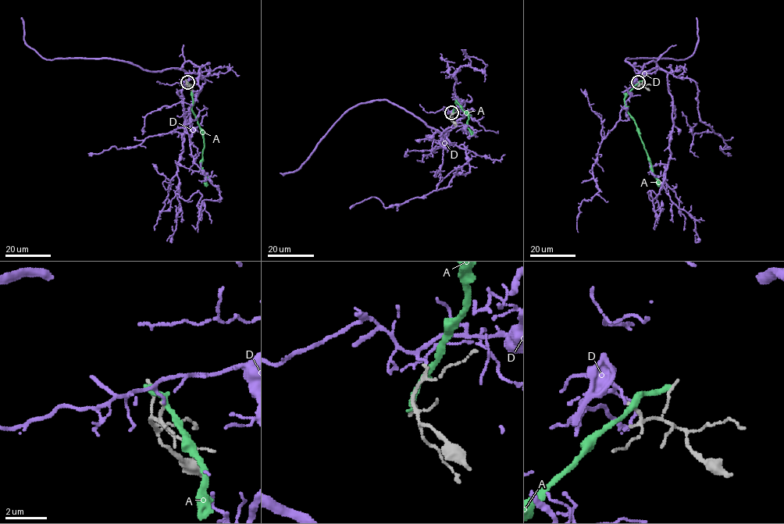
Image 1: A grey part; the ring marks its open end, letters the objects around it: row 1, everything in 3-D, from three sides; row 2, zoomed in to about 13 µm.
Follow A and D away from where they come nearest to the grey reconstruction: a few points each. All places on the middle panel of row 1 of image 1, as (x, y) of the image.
A: (450, 118), (457, 98), (468, 115), (465, 126), (471, 134)
D: (451, 112), (461, 109), (464, 117), (441, 134), (386, 100), (358, 104), (336, 121), (301, 165), (280, 172)

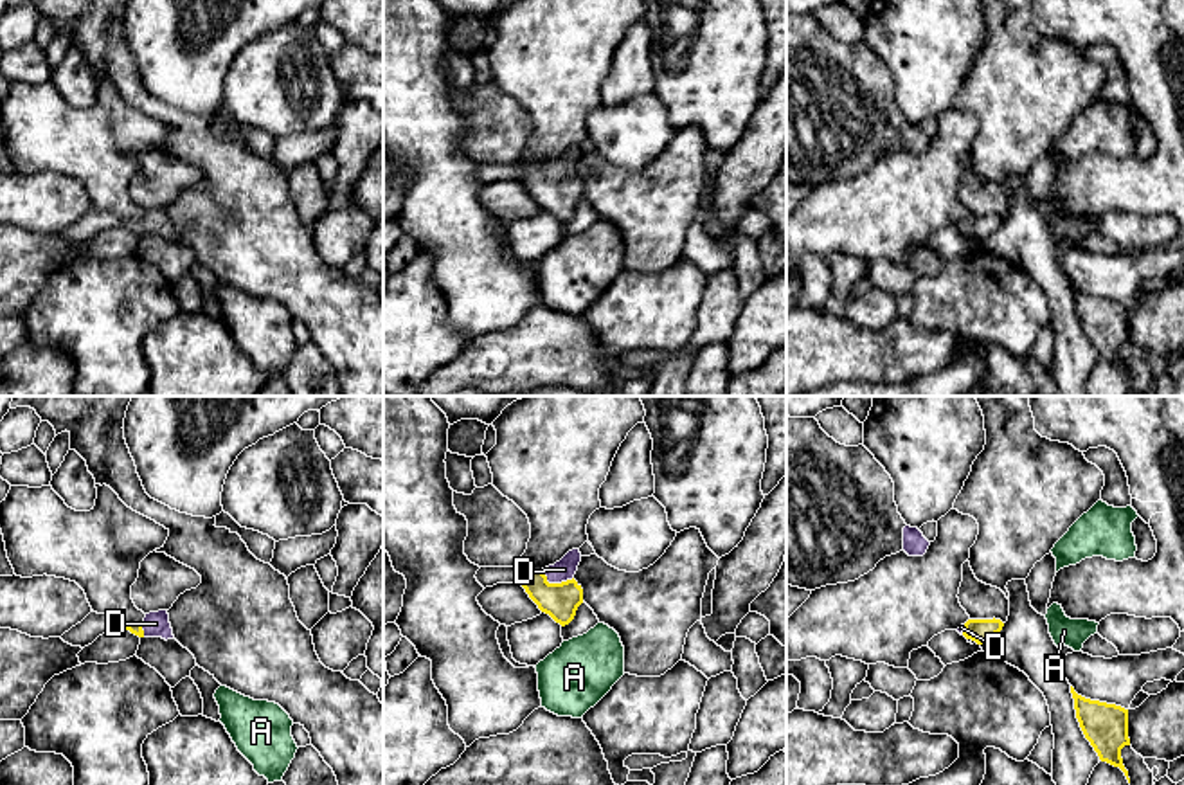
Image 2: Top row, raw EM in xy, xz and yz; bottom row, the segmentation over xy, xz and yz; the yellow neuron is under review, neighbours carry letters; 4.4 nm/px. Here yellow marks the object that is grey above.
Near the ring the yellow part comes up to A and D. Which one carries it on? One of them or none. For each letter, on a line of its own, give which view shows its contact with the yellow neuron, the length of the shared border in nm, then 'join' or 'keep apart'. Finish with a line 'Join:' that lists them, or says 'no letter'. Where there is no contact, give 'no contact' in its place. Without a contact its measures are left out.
A: no contact | keep apart
D: xz | 160 nm | join
Join: D

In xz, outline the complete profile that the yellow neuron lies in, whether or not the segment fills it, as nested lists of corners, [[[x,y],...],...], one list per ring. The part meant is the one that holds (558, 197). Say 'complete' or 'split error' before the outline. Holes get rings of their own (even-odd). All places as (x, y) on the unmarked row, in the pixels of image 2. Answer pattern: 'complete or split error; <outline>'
split error; [[[572,146],[554,162],[531,167],[522,180],[538,205],[561,223],[574,216],[578,203],[583,200],[583,185],[574,176],[579,158],[579,146]]]

